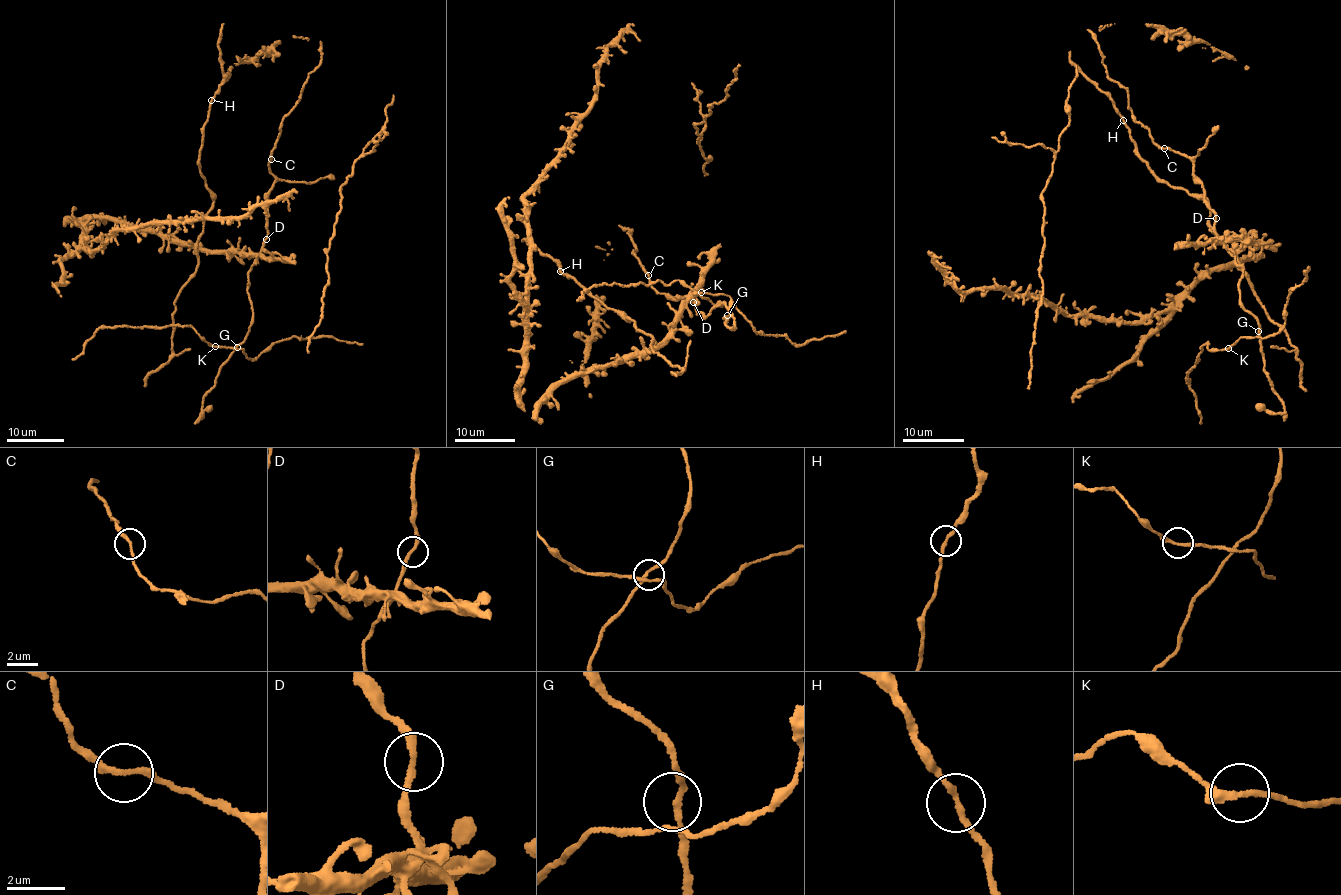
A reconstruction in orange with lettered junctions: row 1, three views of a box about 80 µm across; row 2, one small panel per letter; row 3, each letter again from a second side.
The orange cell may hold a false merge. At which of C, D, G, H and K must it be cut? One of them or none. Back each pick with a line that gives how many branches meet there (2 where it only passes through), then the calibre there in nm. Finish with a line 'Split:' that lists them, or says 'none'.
Split: none

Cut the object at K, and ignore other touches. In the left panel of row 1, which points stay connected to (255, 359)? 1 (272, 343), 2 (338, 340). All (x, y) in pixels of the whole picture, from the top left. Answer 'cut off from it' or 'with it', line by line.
1: with it
2: with it

